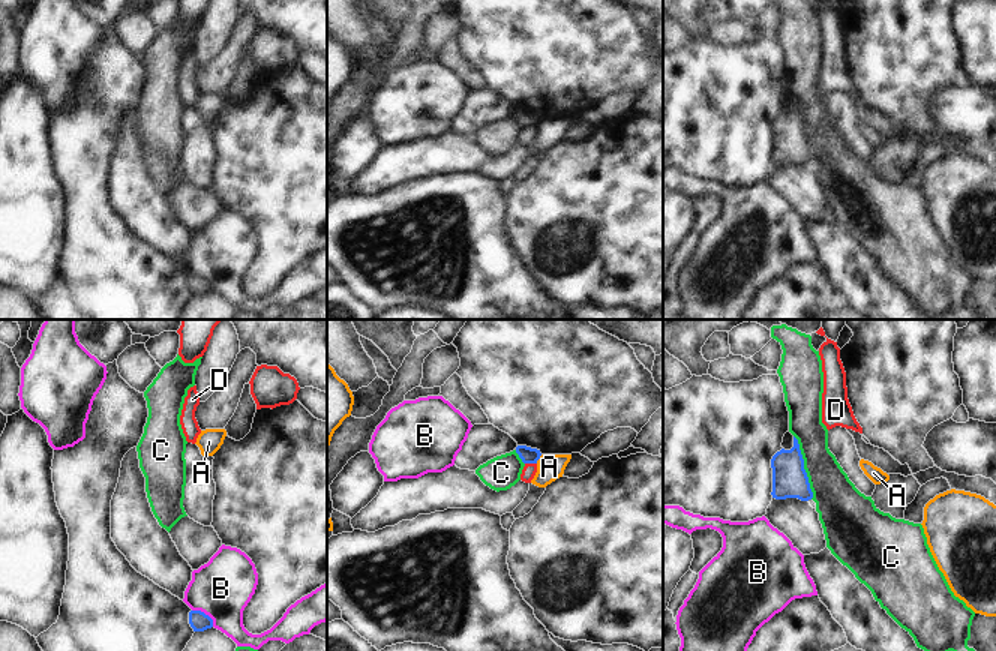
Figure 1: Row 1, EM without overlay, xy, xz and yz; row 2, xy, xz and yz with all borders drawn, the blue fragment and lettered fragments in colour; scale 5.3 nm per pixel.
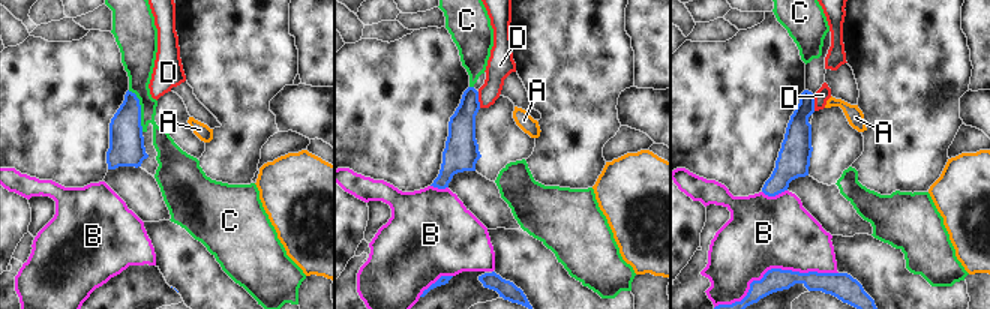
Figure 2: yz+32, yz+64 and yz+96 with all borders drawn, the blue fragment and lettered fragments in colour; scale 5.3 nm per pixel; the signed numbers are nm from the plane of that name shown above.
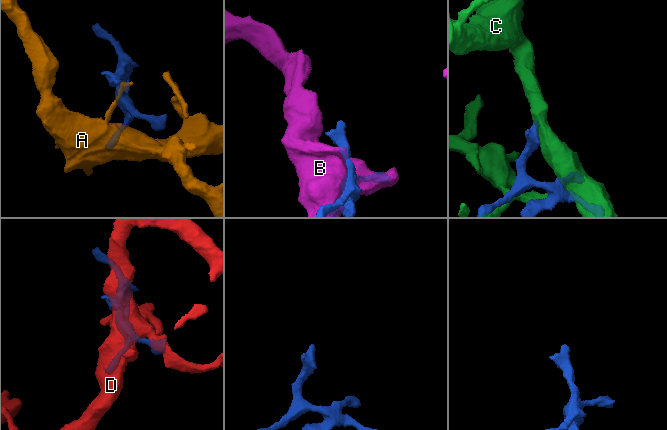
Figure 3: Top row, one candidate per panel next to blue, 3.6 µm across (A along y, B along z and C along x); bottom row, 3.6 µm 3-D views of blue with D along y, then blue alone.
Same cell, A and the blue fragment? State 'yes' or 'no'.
no

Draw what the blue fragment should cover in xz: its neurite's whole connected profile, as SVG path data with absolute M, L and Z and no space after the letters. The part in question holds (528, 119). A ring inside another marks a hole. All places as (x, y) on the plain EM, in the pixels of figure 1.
M518 110L516 117L519 118L524 128L537 128L542 120L540 114L526 110Z

